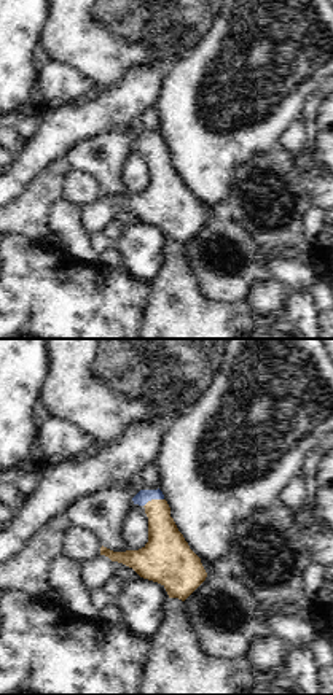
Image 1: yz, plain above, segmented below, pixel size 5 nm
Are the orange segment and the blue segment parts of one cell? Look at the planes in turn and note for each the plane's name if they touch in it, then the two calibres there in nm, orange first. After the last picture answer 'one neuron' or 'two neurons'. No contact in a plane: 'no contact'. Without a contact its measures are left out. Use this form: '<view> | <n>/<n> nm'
yz | 200/70 nm

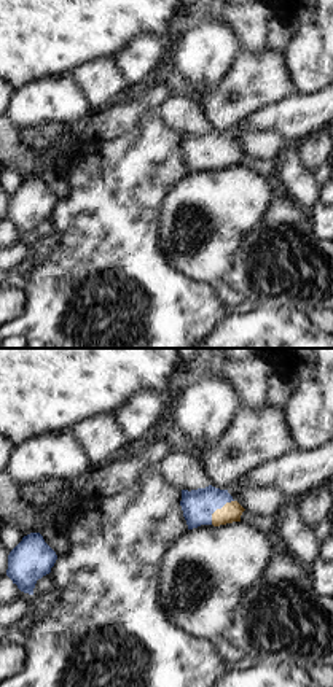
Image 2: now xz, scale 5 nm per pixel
xz | 100/160 nm

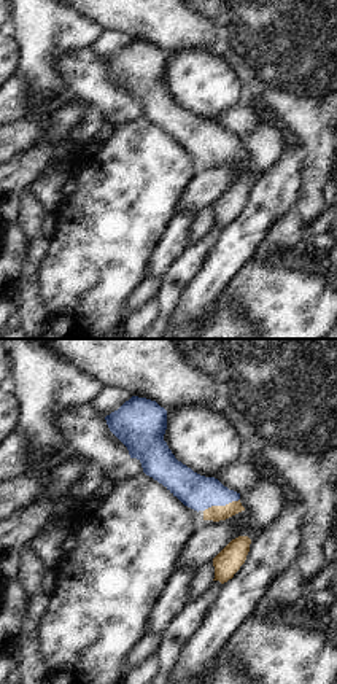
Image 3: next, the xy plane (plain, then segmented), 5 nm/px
xy | 80/180 nm

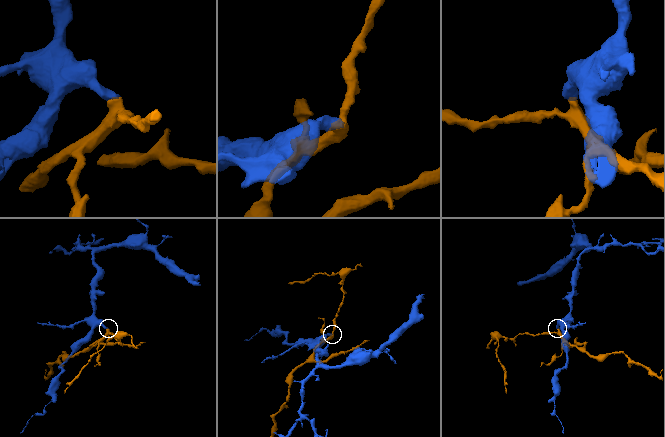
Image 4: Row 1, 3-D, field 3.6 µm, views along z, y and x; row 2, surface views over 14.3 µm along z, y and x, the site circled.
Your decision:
one neuron

